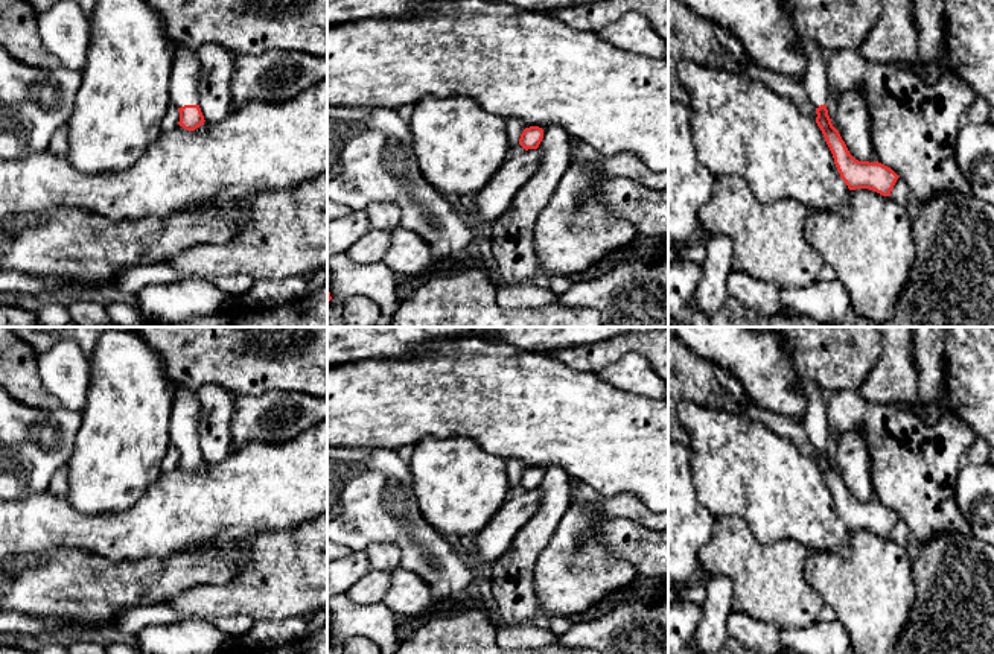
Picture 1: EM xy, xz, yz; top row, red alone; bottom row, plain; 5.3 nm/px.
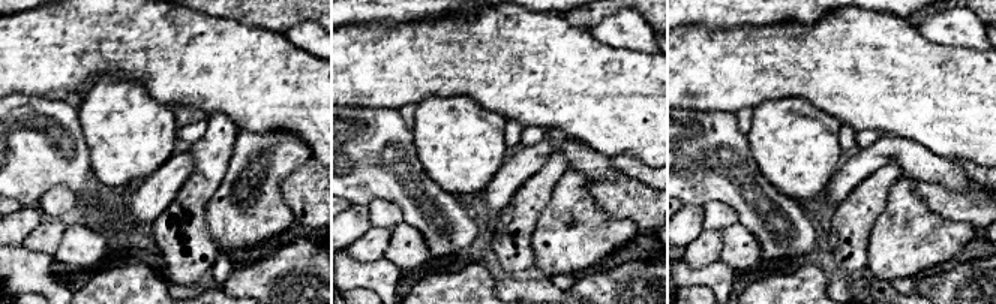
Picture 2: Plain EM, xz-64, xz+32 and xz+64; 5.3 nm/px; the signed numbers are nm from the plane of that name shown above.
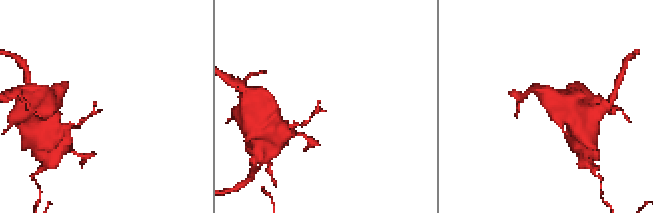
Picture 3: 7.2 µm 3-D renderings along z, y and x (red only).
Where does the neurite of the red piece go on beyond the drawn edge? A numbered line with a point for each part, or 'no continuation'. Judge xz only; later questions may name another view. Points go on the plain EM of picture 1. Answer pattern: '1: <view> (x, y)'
no continuation

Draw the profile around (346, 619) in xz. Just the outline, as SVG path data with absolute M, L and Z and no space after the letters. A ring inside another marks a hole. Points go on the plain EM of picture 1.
M347 595L327 598L327 630L339 642L355 636L368 637L381 654L394 654L402 643L396 614L384 602L359 605Z

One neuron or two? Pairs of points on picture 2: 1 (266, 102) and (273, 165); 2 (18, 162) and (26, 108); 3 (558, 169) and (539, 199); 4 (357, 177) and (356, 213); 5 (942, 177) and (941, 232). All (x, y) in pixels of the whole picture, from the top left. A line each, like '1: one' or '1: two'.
1: two
2: one
3: one
4: two
5: two

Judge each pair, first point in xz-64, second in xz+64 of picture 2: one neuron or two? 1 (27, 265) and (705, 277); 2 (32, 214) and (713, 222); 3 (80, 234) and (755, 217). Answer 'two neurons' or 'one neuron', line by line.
1: one neuron
2: two neurons
3: two neurons

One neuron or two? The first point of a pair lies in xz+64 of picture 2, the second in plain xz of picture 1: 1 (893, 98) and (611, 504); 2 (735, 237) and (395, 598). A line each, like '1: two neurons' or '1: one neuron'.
1: two neurons
2: one neuron

